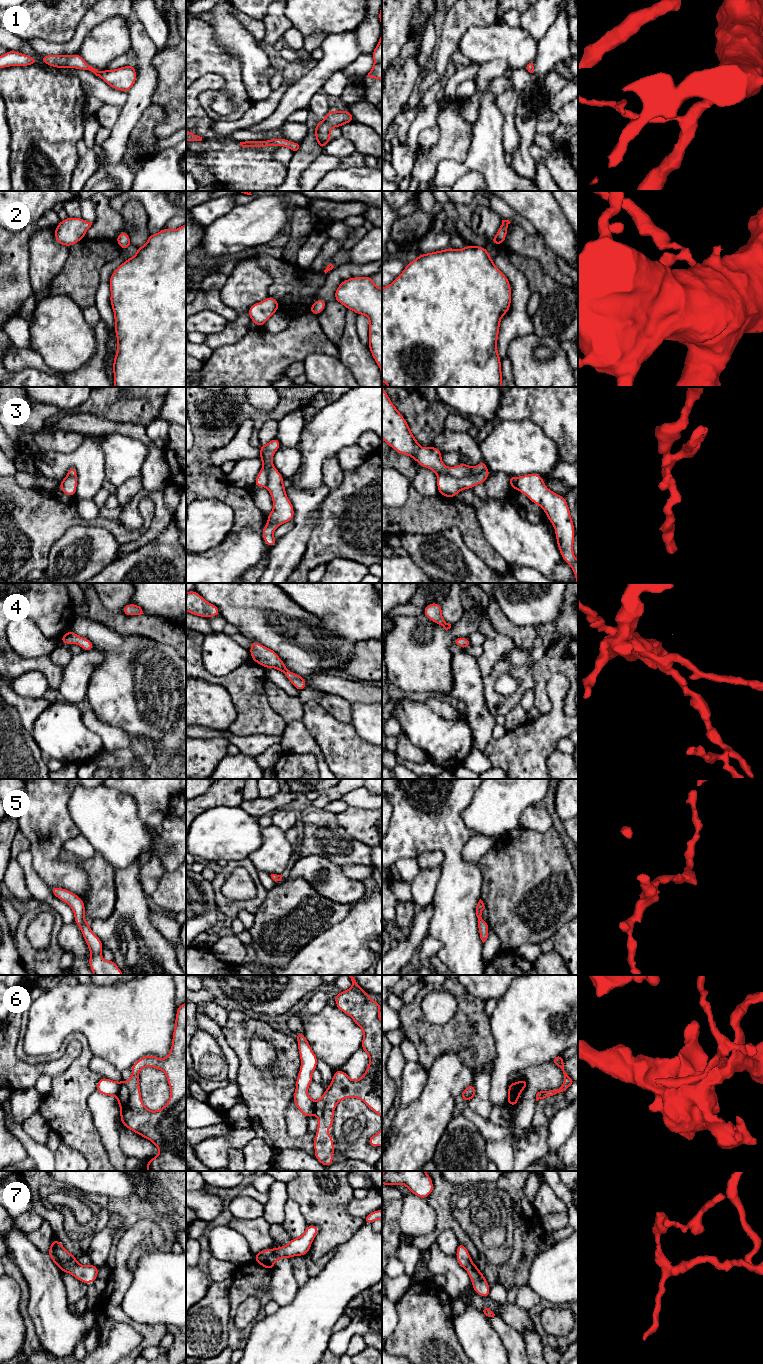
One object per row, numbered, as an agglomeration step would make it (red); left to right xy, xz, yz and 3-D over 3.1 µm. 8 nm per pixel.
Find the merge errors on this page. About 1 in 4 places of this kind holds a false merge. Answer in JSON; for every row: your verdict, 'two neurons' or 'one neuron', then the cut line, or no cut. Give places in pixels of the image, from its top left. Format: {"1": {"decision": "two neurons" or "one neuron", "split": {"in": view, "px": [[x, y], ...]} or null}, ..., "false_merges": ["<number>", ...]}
{"1": {"decision": "one neuron", "split": null}, "2": {"decision": "one neuron", "split": null}, "3": {"decision": "one neuron", "split": null}, "4": {"decision": "one neuron", "split": null}, "5": {"decision": "one neuron", "split": null}, "6": {"decision": "two neurons", "split": {"in": "xy", "px": [[120, 1082], [120, 1088], [116, 1096]]}}, "7": {"decision": "two neurons", "split": {"in": "xz", "px": [[273, 1249], [268, 1255], [257, 1255], [255, 1257]]}}, "false_merges": ["6", "7"]}

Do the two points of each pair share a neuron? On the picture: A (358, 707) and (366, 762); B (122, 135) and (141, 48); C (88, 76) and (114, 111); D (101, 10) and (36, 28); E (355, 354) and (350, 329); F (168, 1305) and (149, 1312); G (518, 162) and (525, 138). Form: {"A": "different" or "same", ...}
{"A": "different", "B": "same", "C": "different", "D": "different", "E": "same", "F": "same", "G": "same"}

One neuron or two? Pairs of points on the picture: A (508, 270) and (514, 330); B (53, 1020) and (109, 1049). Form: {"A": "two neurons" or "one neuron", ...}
{"A": "one neuron", "B": "one neuron"}

